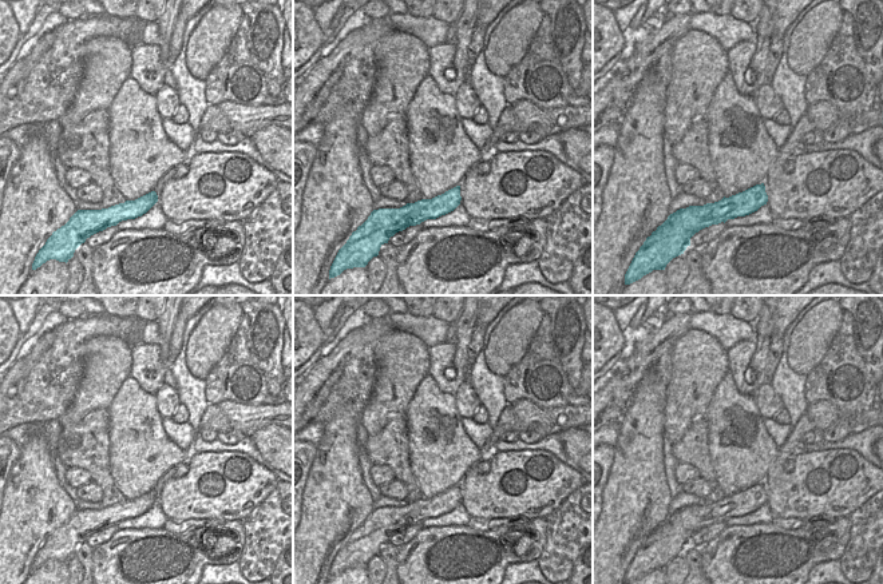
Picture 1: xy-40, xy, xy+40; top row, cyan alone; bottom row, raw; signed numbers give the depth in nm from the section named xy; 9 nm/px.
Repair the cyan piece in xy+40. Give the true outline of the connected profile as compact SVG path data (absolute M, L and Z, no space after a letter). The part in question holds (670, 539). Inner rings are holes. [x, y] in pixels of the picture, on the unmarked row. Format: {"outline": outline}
{"outline": "M761 482L714 502L677 509L646 537L635 552L625 573L625 584L641 579L653 569L665 569L673 557L684 553L690 545L690 537L700 529L749 515L767 501L768 494Z"}

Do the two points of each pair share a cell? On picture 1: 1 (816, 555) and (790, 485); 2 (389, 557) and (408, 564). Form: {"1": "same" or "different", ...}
{"1": "different", "2": "different"}

